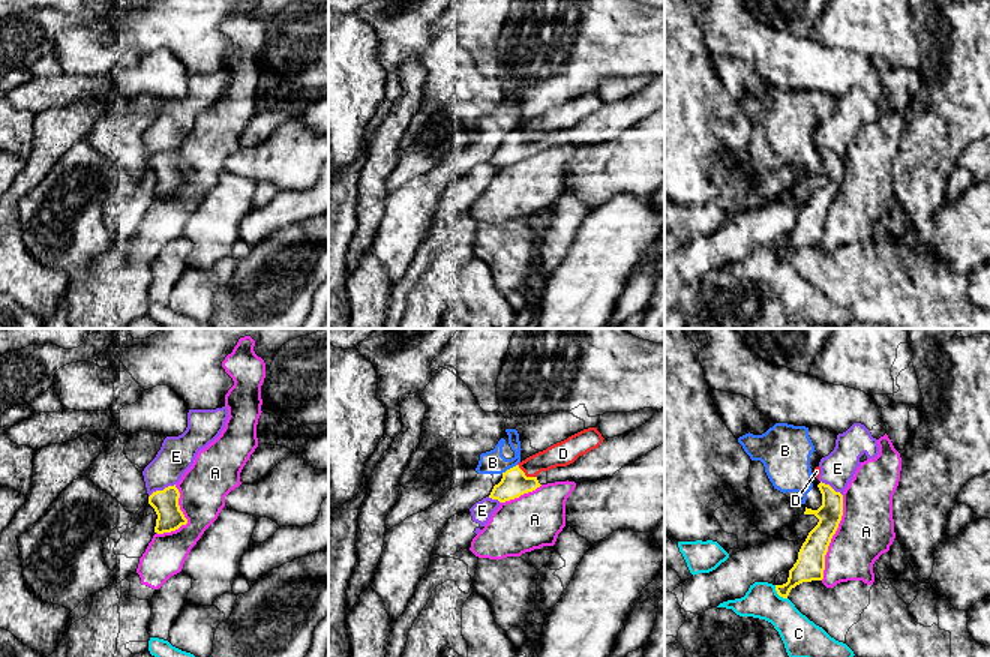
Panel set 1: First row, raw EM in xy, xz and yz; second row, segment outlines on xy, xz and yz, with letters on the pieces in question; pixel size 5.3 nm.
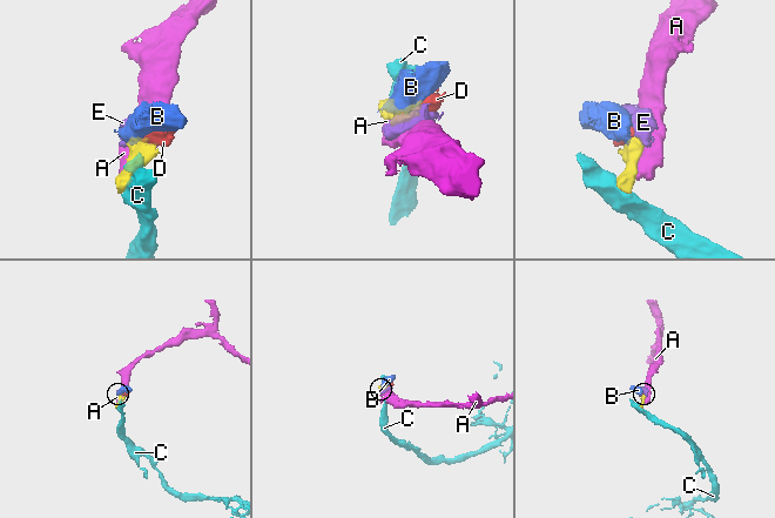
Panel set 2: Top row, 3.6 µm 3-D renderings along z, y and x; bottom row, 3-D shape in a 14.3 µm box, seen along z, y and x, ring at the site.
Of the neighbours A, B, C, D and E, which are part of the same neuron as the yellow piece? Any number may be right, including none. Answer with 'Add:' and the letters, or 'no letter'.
Add: no letter

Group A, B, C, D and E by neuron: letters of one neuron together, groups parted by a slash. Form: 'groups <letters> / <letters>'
groups A / B / C / D E

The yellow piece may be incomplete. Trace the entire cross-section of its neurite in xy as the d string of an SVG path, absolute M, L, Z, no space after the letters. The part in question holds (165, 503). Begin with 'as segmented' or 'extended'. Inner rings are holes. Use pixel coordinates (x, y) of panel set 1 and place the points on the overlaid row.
as segmented; M176 484L164 490L156 490L148 496L148 504L158 514L154 532L171 532L188 524L188 519L180 510L178 498L180 492Z

